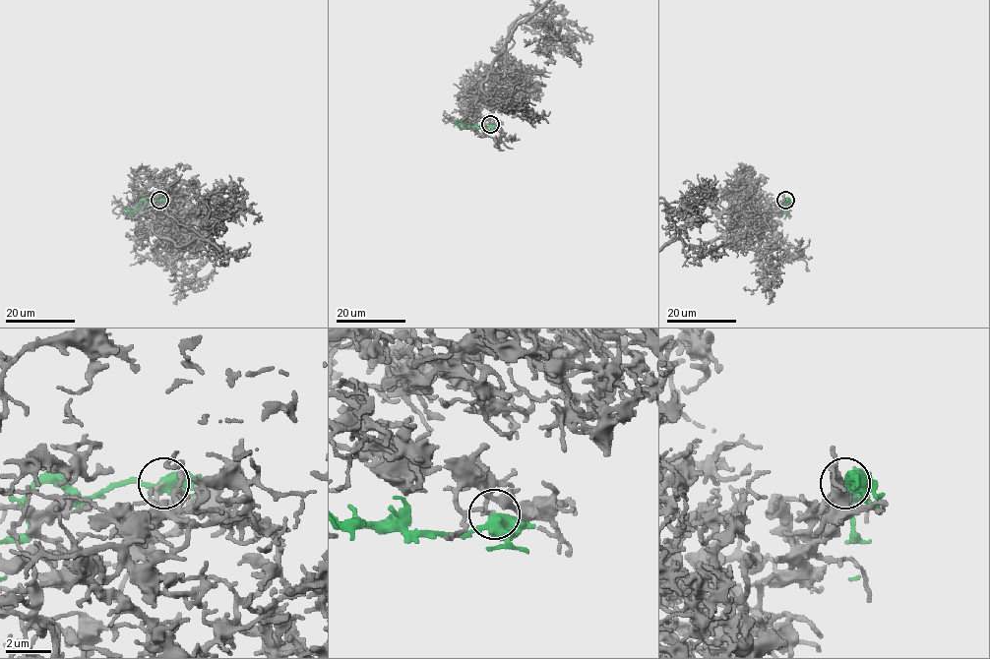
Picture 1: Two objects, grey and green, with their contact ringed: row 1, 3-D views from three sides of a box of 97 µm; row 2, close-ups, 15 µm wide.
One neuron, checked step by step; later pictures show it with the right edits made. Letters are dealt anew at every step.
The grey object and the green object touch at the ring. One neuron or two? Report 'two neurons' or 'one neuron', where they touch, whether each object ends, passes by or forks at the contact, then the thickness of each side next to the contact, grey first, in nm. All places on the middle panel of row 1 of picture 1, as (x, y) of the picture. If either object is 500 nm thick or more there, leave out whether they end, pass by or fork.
two neurons; place (490, 124); grey ends; green passes by; calibres 160 and 480 nm

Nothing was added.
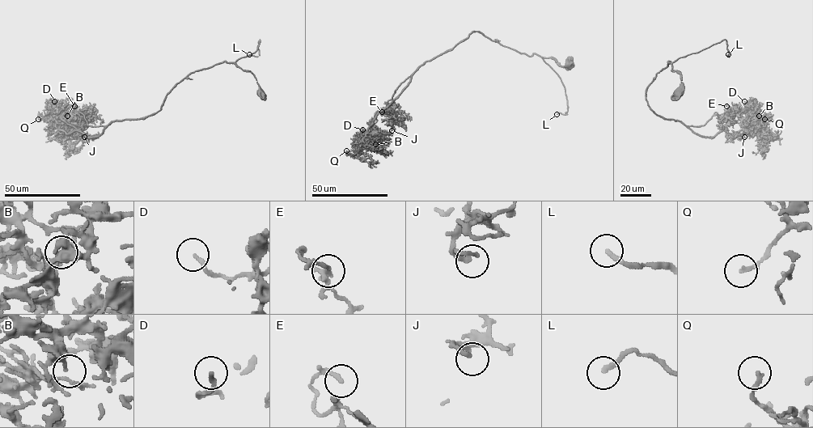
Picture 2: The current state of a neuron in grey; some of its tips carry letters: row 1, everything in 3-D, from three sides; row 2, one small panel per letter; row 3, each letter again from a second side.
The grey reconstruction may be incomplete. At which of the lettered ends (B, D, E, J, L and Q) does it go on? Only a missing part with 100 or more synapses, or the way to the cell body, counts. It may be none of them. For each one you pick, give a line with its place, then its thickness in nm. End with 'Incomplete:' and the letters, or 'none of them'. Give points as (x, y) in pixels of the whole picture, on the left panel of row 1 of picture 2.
L: place (249, 54); calibre 220 nm
Incomplete: L

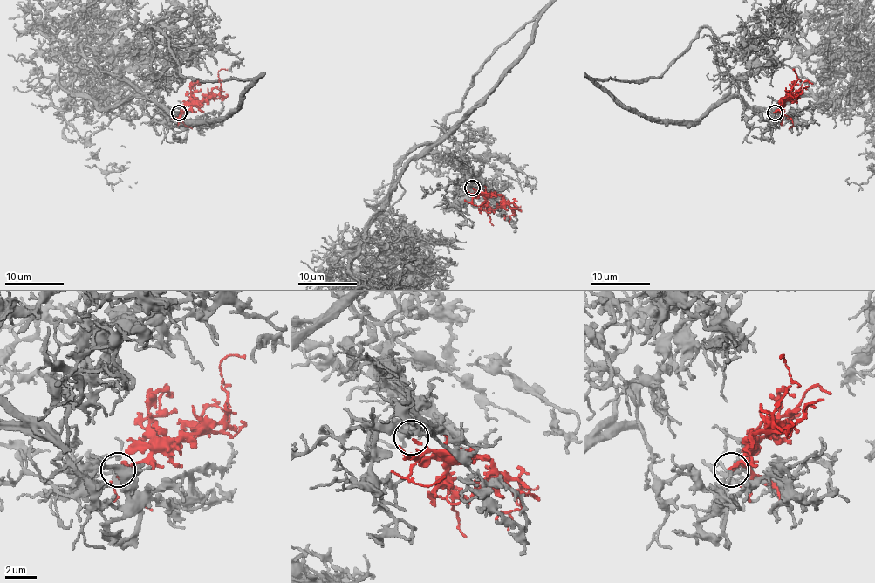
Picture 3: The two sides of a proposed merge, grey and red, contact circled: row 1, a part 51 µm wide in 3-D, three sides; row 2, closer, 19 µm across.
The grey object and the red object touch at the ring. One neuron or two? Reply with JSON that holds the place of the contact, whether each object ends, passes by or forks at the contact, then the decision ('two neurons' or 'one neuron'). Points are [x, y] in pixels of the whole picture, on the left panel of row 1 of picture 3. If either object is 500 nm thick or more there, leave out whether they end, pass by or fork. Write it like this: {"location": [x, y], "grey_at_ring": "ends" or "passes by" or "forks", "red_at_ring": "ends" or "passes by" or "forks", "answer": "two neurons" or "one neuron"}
{"location": [179, 113], "grey_at_ring": "passes by", "red_at_ring": "ends", "answer": "one neuron"}

